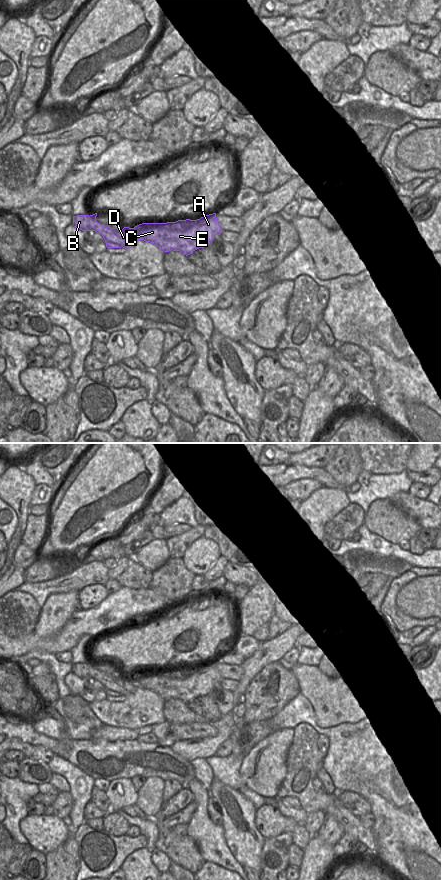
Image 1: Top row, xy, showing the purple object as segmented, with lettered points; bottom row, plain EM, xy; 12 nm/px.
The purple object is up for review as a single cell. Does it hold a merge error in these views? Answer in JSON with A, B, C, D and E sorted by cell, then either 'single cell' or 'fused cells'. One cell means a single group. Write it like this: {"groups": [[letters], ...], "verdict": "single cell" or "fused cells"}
{"groups": [["A", "C", "E"], ["B", "D"]], "verdict": "fused cells"}

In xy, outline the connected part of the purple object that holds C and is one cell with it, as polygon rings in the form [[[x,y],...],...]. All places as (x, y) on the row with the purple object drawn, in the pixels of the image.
[[[216,213],[197,220],[142,223],[132,229],[138,240],[150,242],[164,252],[180,251],[186,256],[199,248],[208,247],[214,237],[222,232]]]

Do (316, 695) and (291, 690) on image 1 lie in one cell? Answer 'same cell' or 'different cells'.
different cells

